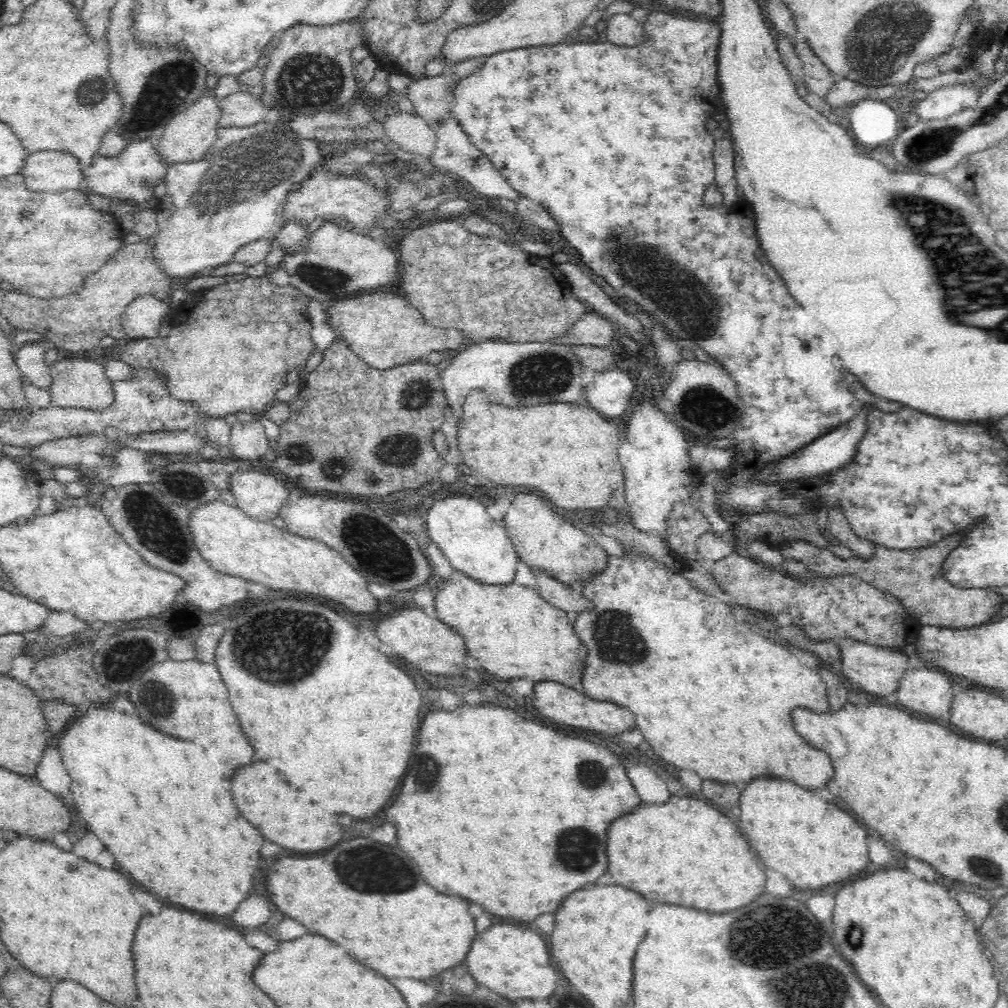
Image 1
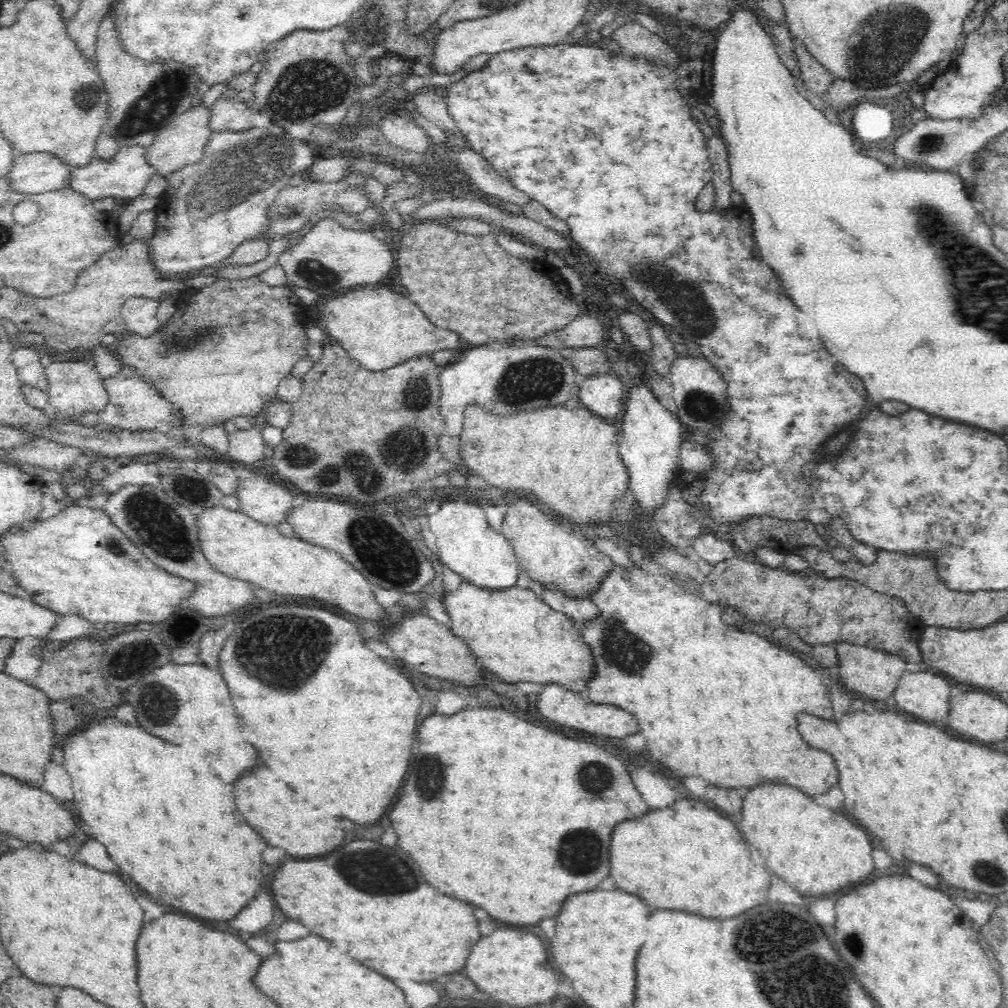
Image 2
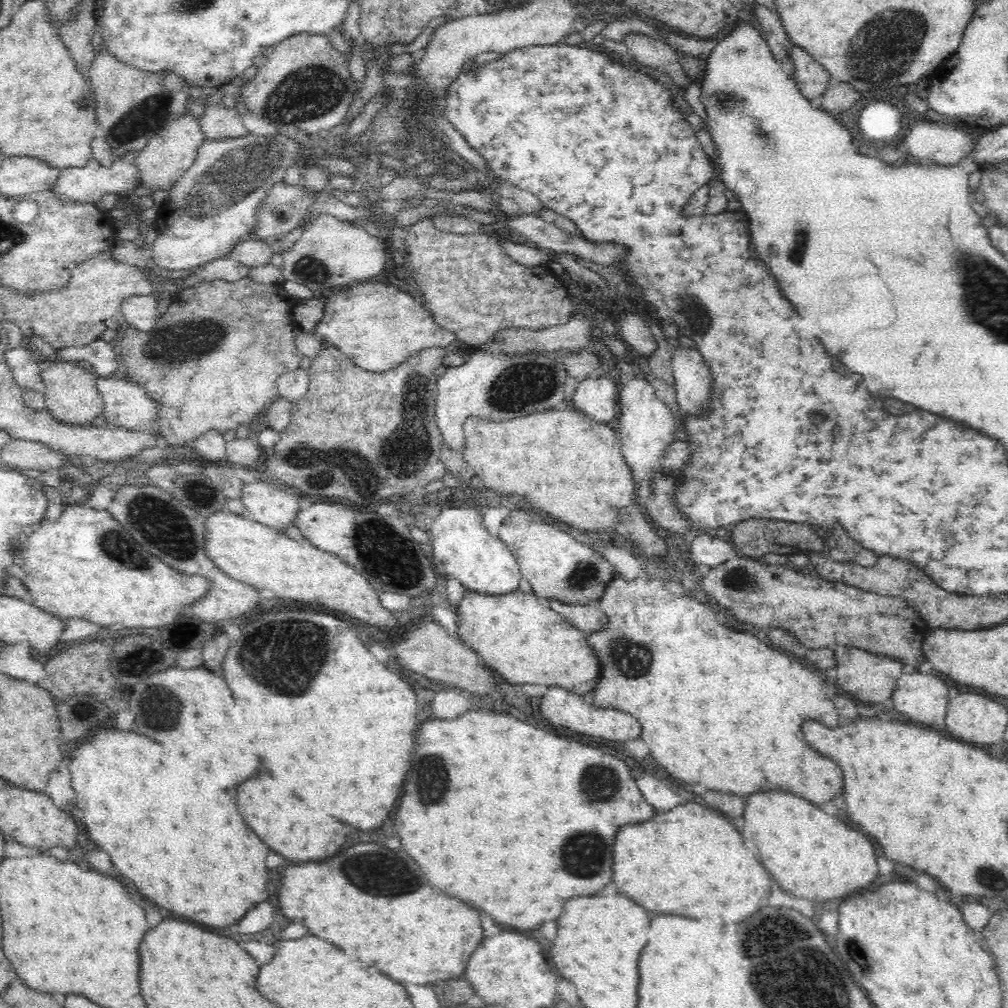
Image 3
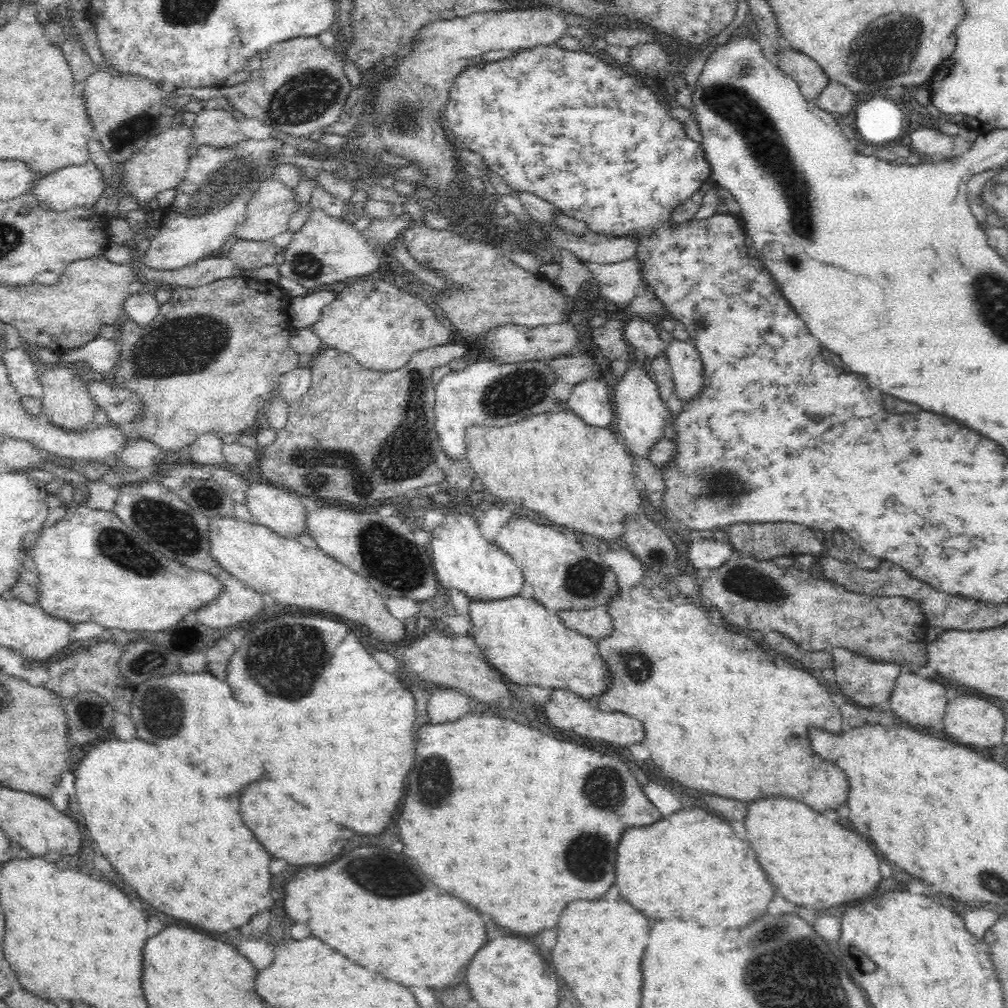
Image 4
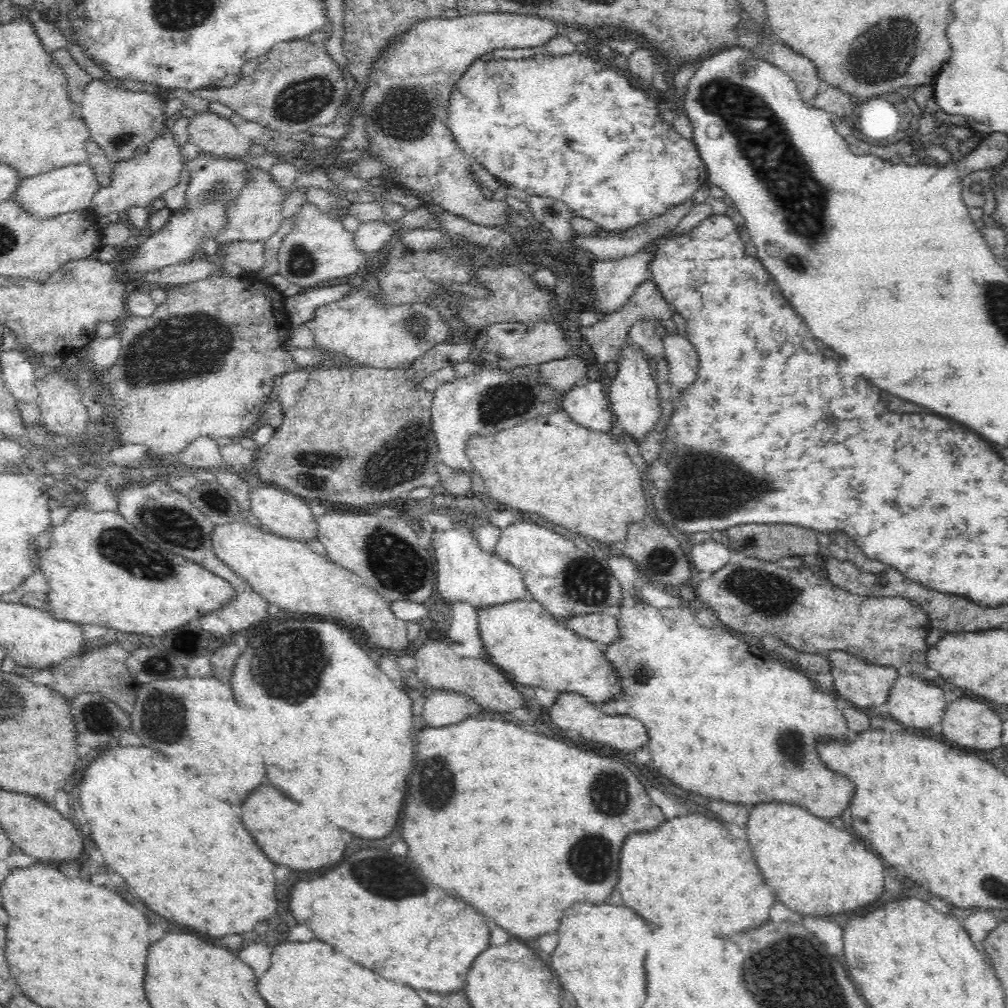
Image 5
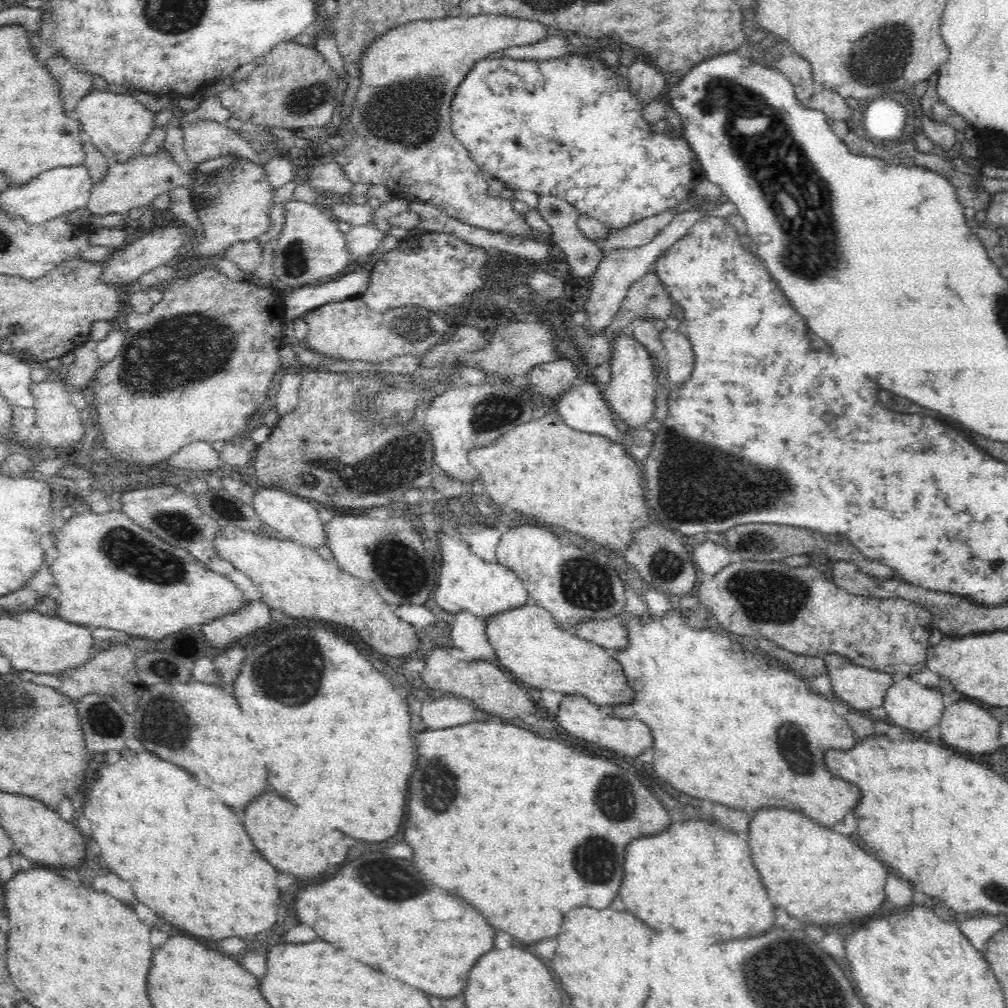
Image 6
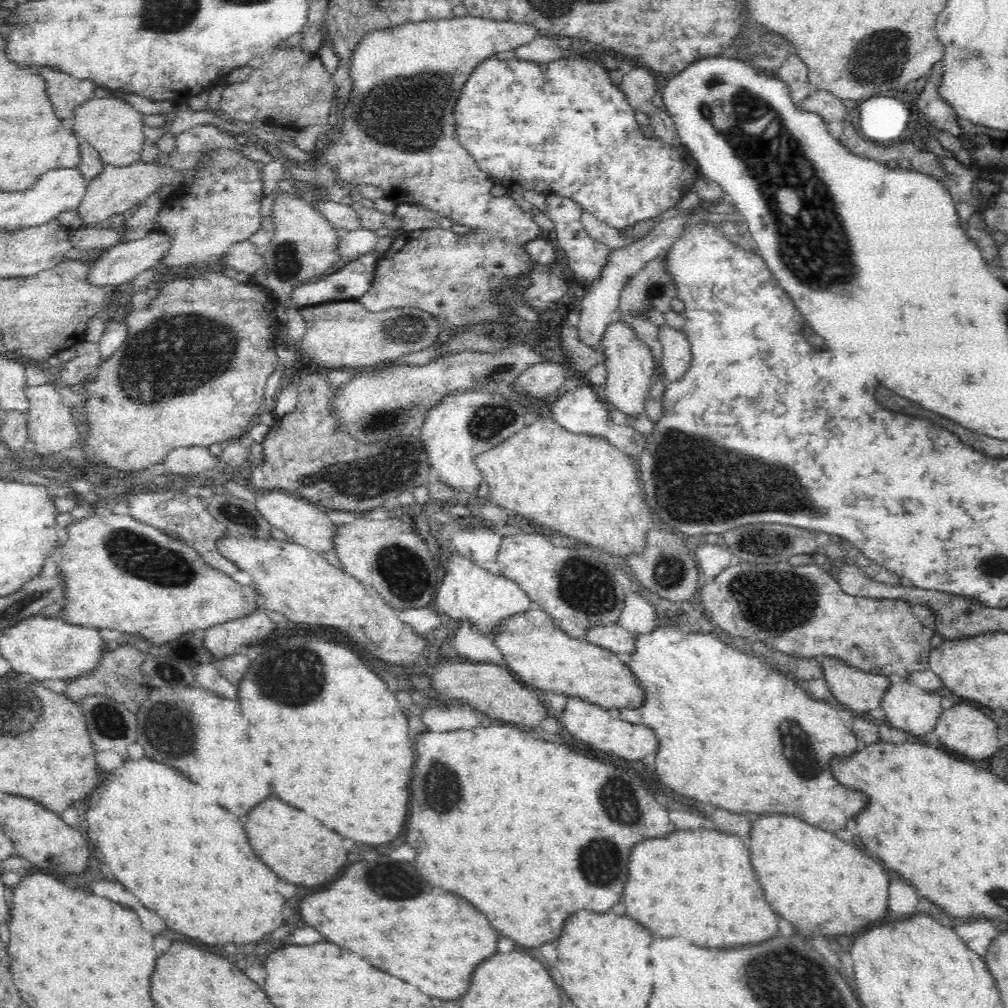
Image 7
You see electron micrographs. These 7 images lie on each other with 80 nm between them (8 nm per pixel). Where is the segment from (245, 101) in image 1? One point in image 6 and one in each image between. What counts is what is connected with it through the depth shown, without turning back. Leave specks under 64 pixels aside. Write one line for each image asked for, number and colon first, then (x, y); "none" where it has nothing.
2: (229, 112)
3: (217, 122)
4: (219, 128)
5: (212, 133)
6: (204, 139)

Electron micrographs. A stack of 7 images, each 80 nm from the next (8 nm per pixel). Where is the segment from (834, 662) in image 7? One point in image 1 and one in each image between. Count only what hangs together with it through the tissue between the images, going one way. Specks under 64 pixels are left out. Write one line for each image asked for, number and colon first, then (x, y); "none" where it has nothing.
1: (878, 670)
2: (865, 672)
3: (867, 677)
4: (865, 682)
5: (865, 685)
6: (861, 688)

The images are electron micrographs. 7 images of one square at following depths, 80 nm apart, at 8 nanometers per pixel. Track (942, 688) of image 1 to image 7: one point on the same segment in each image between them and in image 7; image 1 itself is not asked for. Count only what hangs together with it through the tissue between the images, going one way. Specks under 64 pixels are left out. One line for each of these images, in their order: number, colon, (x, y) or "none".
2: (924, 694)
3: (923, 698)
4: (916, 701)
5: (912, 702)
6: (909, 704)
7: (906, 706)

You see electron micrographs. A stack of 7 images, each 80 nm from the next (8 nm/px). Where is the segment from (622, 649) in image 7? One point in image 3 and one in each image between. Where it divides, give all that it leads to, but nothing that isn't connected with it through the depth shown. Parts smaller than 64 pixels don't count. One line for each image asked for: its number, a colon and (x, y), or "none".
3: (588, 618)
4: (596, 623)
5: (602, 626)
6: (609, 633)

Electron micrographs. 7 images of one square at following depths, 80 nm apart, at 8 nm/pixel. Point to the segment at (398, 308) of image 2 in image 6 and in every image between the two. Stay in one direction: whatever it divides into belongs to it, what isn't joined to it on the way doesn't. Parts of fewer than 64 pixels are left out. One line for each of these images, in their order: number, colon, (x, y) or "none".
3: (379, 327)
4: (380, 325)
5: (392, 336)
6: (347, 330)

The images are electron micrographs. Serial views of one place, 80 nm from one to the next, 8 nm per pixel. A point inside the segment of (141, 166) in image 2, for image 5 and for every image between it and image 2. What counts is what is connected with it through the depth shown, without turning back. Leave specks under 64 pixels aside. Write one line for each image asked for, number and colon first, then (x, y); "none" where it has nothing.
3: (88, 184)
4: (80, 186)
5: (63, 190)

